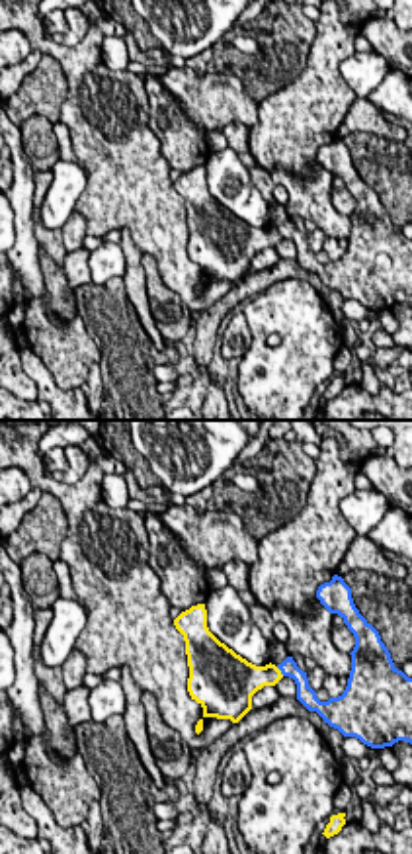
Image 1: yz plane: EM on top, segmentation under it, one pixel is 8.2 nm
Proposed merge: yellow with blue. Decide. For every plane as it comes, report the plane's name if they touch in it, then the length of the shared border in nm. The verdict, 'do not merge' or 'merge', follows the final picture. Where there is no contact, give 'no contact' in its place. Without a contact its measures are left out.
meets yellow in yz; contact 110 nm long

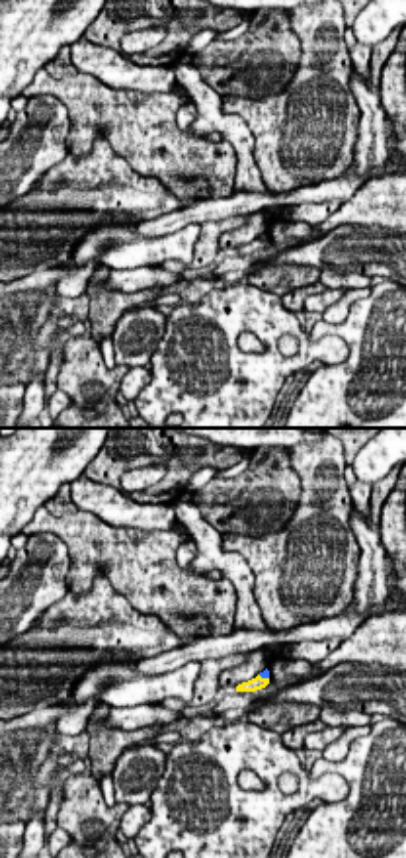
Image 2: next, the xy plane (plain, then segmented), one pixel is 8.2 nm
meets yellow in xy; contact 100 nm long

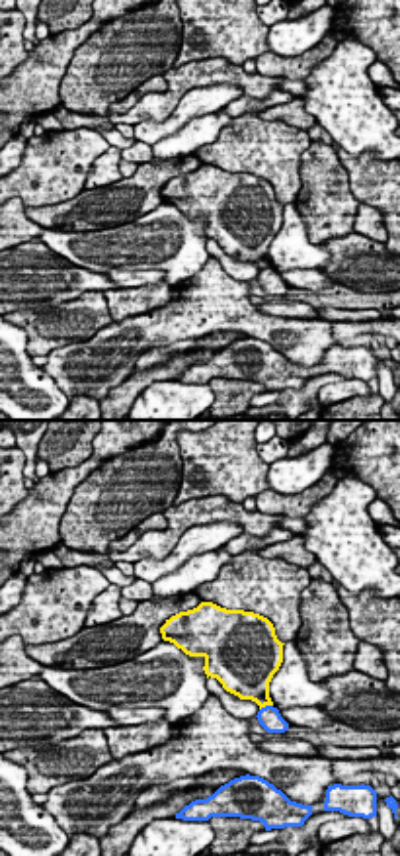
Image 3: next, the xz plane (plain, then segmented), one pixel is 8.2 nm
meets yellow in xz; contact 120 nm long

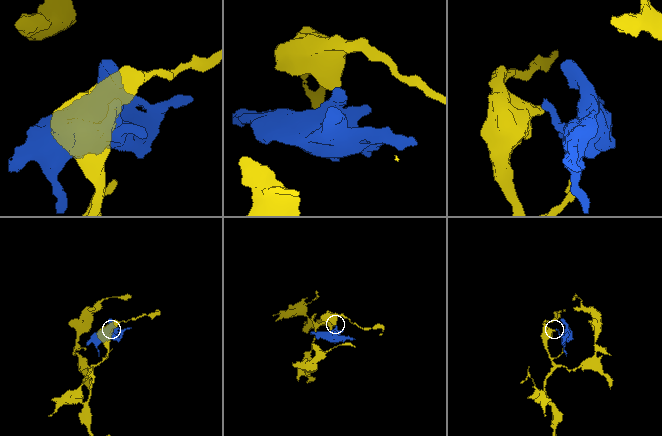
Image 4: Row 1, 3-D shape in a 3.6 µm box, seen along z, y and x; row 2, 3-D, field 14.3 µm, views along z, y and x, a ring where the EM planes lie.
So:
do not merge

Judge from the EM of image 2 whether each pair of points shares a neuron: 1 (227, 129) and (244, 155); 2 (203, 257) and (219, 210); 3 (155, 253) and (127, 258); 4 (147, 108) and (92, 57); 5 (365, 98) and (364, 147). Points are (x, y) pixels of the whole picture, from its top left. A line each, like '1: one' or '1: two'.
1: one
2: two
3: one
4: two
5: one

